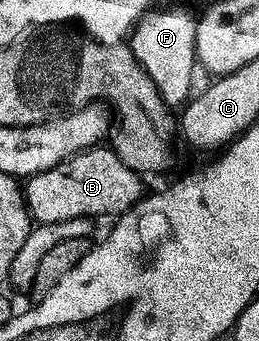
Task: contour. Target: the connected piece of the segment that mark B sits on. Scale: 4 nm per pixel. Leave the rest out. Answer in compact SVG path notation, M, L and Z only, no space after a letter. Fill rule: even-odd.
M95 147L85 153L77 153L50 171L29 178L24 185L26 207L38 225L68 223L81 217L118 219L143 200L142 181L139 174L118 158L113 148Z

